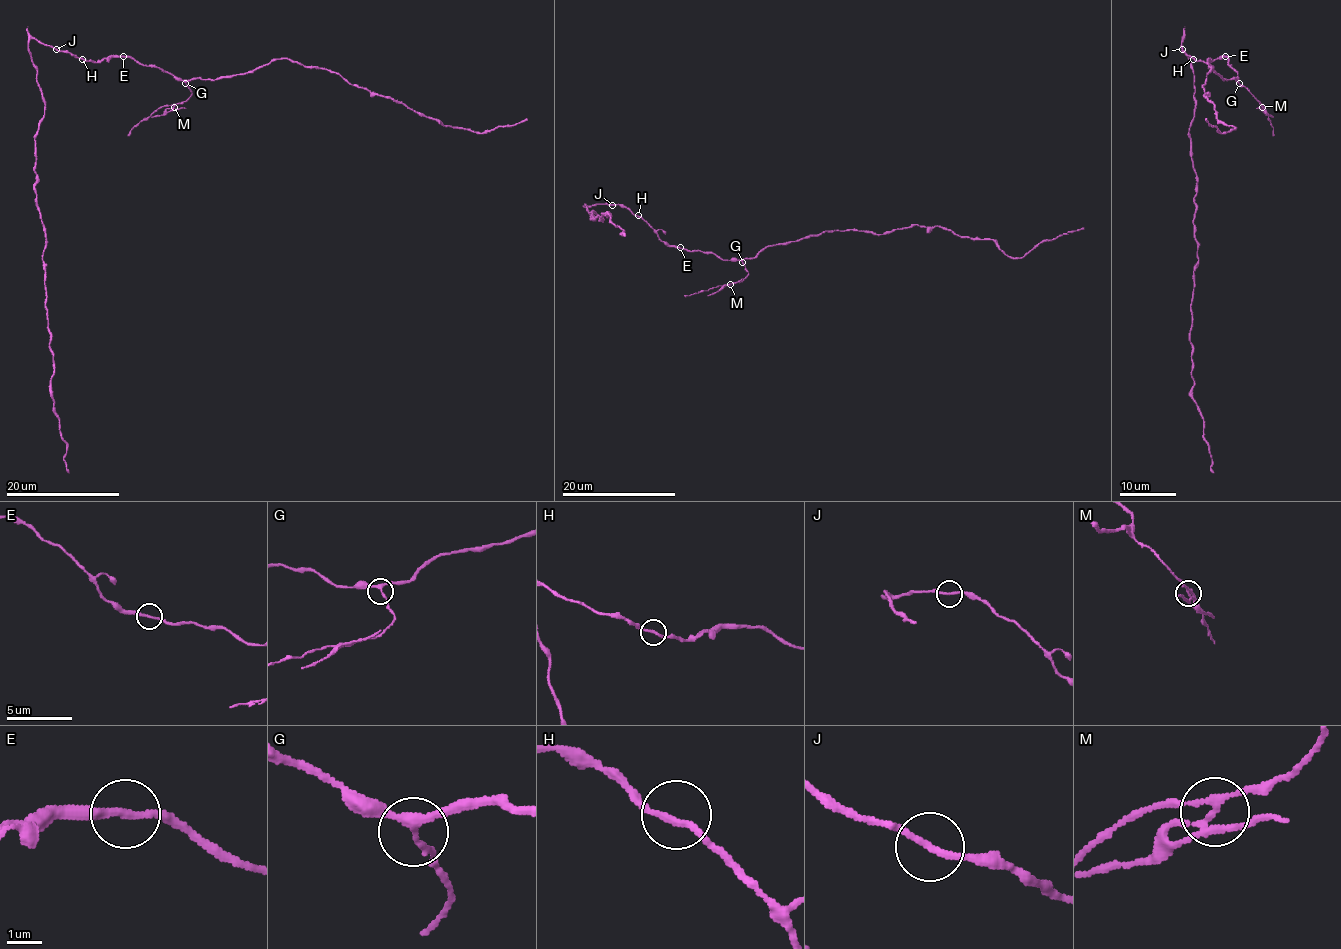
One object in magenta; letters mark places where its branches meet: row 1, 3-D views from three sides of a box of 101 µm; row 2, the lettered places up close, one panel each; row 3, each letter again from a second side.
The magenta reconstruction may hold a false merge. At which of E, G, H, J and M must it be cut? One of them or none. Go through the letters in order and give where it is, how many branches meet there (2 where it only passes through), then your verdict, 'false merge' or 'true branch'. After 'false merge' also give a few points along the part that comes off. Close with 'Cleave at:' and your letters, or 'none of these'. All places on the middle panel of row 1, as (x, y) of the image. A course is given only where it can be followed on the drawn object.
E: at (680, 247); 2 branches meet; true branch
G: at (742, 262); 3 branches meet; true branch
H: at (638, 215); 2 branches meet; true branch
J: at (612, 205); 2 branches meet; true branch
M: at (730, 284); 5 branches meet; false merge; foreign part runs (731, 285), (722, 286), (708, 296)
Cleave at: M

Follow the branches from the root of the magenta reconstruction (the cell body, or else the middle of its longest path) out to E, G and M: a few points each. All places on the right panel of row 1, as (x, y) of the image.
E: (1194, 59), (1212, 62), (1225, 56)
G: (1194, 59), (1212, 62), (1225, 56), (1228, 64), (1238, 73), (1239, 83)
M: (1194, 59), (1212, 62), (1225, 56), (1228, 64), (1238, 73), (1238, 81), (1262, 107)

